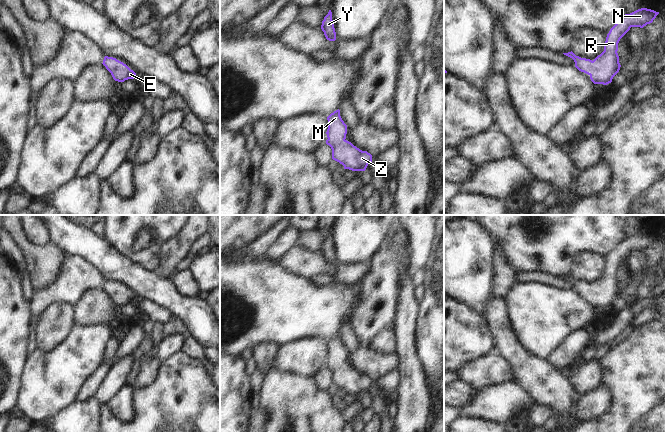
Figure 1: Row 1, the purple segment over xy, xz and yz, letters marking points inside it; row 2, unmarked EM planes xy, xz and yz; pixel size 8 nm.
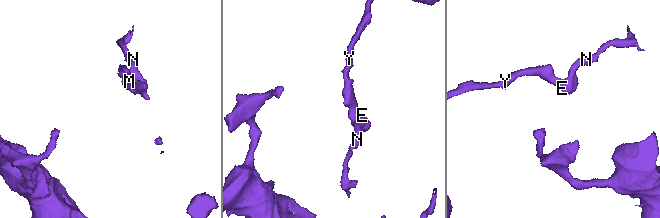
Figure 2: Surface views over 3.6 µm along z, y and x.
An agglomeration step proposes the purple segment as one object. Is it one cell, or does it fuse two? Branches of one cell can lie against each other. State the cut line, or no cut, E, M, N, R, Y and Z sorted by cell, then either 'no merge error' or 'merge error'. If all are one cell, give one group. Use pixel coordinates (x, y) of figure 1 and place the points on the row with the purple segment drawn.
no cut | E M N R Y Z | no merge error

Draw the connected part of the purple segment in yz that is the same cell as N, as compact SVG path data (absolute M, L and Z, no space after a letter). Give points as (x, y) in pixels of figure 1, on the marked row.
M641 8L630 14L625 14L609 31L604 43L604 51L593 61L576 56L572 51L563 53L572 58L575 67L590 76L594 84L607 85L620 70L618 43L631 27L643 28L653 22L659 12Z

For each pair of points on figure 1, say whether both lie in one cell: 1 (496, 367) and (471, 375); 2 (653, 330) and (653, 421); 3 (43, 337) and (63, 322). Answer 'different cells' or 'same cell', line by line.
1: same cell
2: same cell
3: same cell

